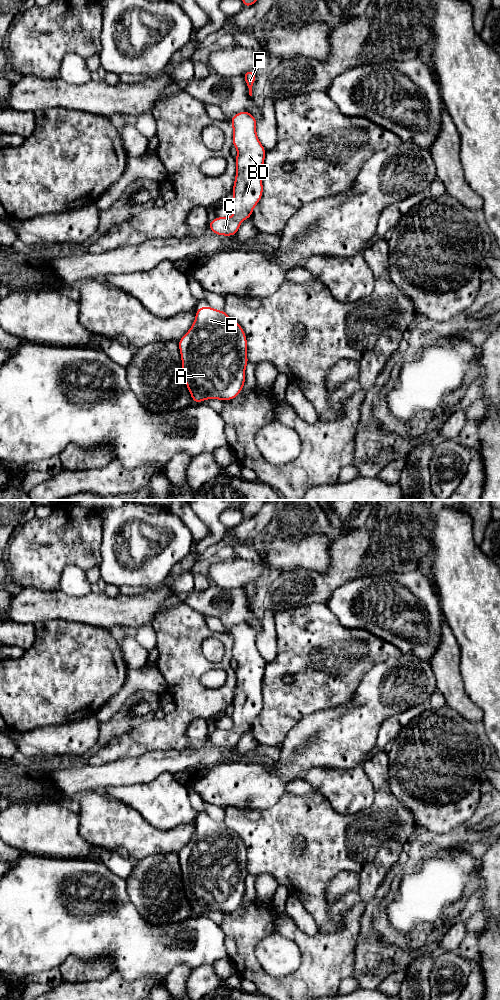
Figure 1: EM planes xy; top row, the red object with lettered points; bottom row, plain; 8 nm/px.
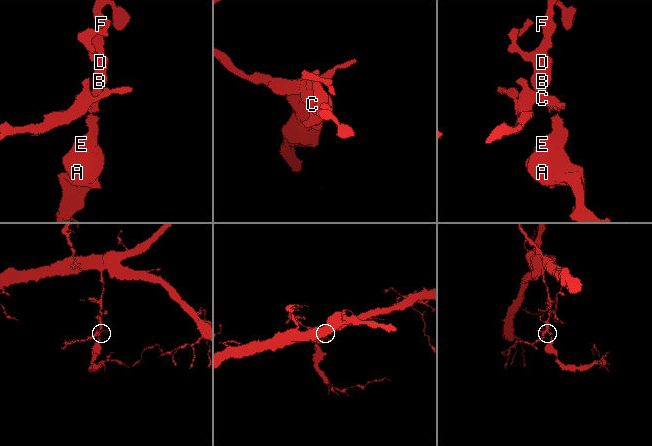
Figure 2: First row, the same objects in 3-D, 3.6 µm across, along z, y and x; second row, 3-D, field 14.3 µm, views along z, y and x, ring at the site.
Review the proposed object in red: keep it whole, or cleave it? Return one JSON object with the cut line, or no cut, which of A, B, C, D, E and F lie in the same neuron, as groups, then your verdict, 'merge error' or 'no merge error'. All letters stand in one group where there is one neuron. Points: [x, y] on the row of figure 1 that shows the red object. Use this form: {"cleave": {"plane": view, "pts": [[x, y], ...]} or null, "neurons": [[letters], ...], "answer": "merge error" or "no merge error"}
{"cleave": null, "neurons": [["A", "B", "C", "D", "E", "F"]], "answer": "no merge error"}

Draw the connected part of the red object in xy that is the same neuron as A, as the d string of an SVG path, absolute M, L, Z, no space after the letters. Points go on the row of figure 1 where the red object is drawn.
M196 309L195 321L178 340L185 384L198 404L207 399L233 400L245 385L247 338L224 310Z

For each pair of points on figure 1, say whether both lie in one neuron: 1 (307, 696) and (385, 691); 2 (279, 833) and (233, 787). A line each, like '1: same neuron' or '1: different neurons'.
1: different neurons
2: different neurons

